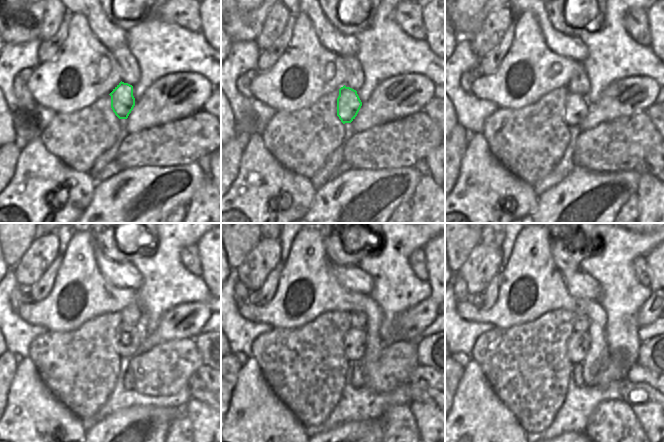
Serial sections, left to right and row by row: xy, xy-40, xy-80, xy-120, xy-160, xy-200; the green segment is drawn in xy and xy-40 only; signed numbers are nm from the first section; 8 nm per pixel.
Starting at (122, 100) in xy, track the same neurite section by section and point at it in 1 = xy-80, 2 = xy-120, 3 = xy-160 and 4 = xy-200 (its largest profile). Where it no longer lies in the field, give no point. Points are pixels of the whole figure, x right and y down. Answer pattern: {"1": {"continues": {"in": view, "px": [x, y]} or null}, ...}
{"1": {"continues": {"in": "xy-80", "px": [576, 107]}}, "2": {"continues": {"in": "xy-120", "px": [129, 338]}}, "3": {"continues": {"in": "xy-160", "px": [355, 340]}}, "4": {"continues": {"in": "xy-200", "px": [578, 343]}}}

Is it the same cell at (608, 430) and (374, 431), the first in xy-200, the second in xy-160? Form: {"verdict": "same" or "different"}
{"verdict": "different"}

